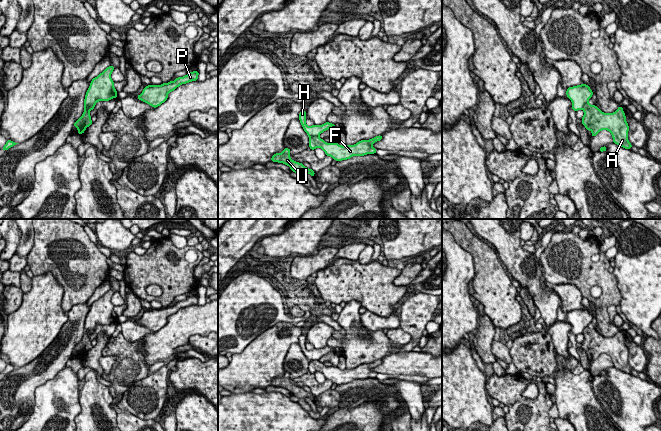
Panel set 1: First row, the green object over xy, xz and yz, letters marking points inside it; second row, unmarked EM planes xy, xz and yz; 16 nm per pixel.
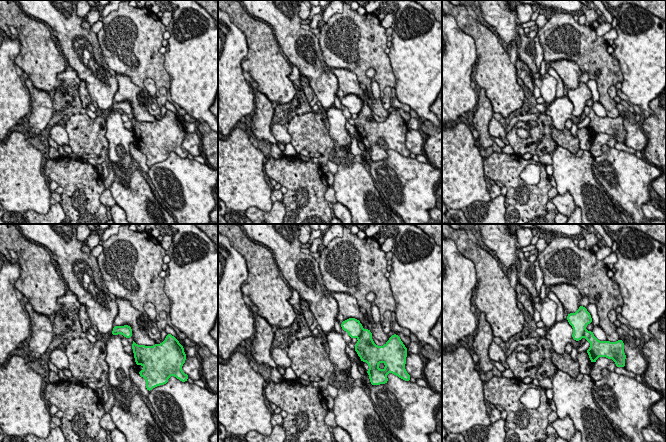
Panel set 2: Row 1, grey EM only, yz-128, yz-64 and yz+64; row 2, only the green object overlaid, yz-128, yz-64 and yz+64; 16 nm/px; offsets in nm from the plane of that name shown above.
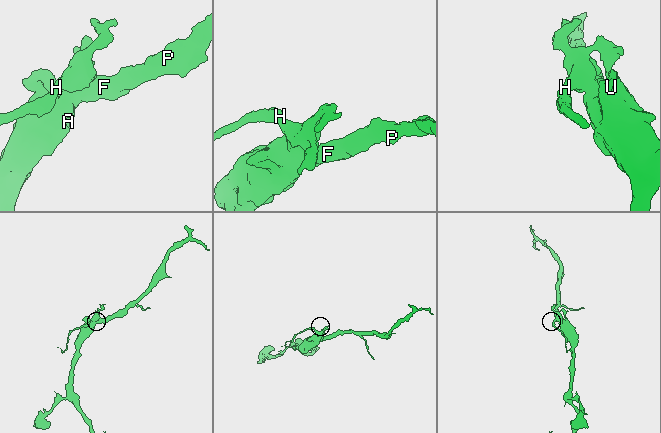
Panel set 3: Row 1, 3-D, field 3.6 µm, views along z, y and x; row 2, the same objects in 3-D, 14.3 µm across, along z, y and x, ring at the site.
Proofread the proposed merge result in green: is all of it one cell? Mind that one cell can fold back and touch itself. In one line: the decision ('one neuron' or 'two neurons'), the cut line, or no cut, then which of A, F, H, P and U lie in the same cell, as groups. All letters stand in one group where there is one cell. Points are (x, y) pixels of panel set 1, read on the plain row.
two neurons; cut xz (318, 360), (311, 360), (309, 362); groups A F P U / H

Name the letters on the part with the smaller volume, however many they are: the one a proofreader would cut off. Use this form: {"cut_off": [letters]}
{"cut_off": ["H"]}

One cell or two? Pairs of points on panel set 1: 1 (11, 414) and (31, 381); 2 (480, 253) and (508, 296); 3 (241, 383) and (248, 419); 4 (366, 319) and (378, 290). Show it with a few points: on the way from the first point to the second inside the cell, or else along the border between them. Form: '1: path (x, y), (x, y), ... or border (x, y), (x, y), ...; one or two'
1: path (16, 406), (16, 396), (23, 389); one
2: path (486, 264), (490, 278), (497, 285); one
3: border (251, 391), (233, 393); two
4: border (367, 309), (381, 316), (392, 314); two

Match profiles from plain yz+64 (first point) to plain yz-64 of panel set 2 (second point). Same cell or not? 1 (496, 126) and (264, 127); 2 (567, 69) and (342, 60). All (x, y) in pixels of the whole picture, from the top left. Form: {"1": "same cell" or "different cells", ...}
{"1": "different cells", "2": "different cells"}

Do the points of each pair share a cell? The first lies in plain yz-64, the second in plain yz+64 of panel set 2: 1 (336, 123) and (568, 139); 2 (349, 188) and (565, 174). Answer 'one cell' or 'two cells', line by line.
1: two cells
2: one cell

